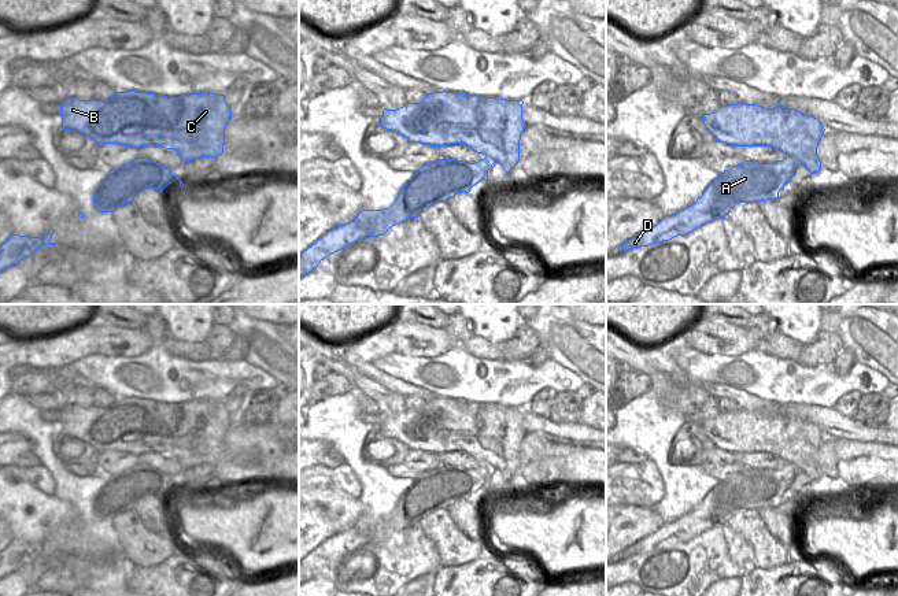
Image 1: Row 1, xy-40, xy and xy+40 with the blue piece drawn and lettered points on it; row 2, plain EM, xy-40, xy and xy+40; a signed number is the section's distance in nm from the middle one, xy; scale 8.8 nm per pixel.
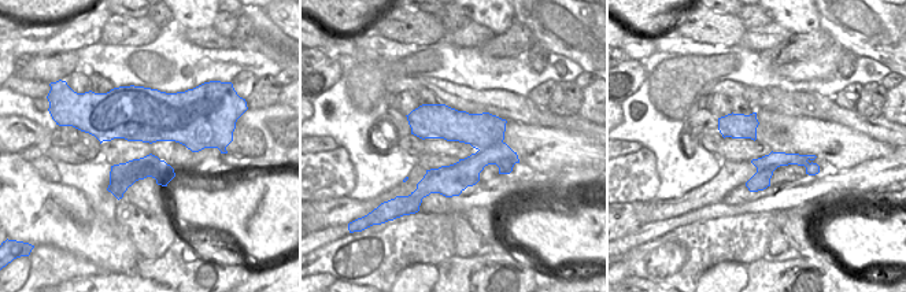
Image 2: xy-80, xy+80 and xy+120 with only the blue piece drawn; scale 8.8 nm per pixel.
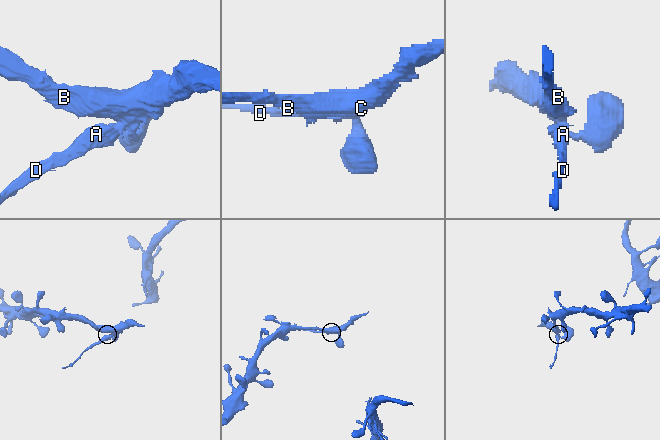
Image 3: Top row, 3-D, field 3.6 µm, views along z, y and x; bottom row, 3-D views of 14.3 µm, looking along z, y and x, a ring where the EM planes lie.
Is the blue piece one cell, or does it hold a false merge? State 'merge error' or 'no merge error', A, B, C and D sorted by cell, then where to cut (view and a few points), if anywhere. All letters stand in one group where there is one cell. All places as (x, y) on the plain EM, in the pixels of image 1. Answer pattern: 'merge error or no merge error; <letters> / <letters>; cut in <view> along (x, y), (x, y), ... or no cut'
merge error; A D / B C; cut in xy+40 along (786, 461), (794, 467), (795, 473)

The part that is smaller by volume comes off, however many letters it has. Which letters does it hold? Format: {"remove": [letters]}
{"remove": ["A", "D"]}

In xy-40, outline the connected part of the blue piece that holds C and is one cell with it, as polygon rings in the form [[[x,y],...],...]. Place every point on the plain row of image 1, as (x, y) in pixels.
[[[115,399],[110,407],[80,407],[66,404],[60,410],[62,436],[78,438],[99,454],[121,451],[123,454],[162,454],[174,456],[184,470],[199,464],[217,464],[223,460],[225,436],[232,417],[225,401],[211,399],[167,404],[147,399]]]

